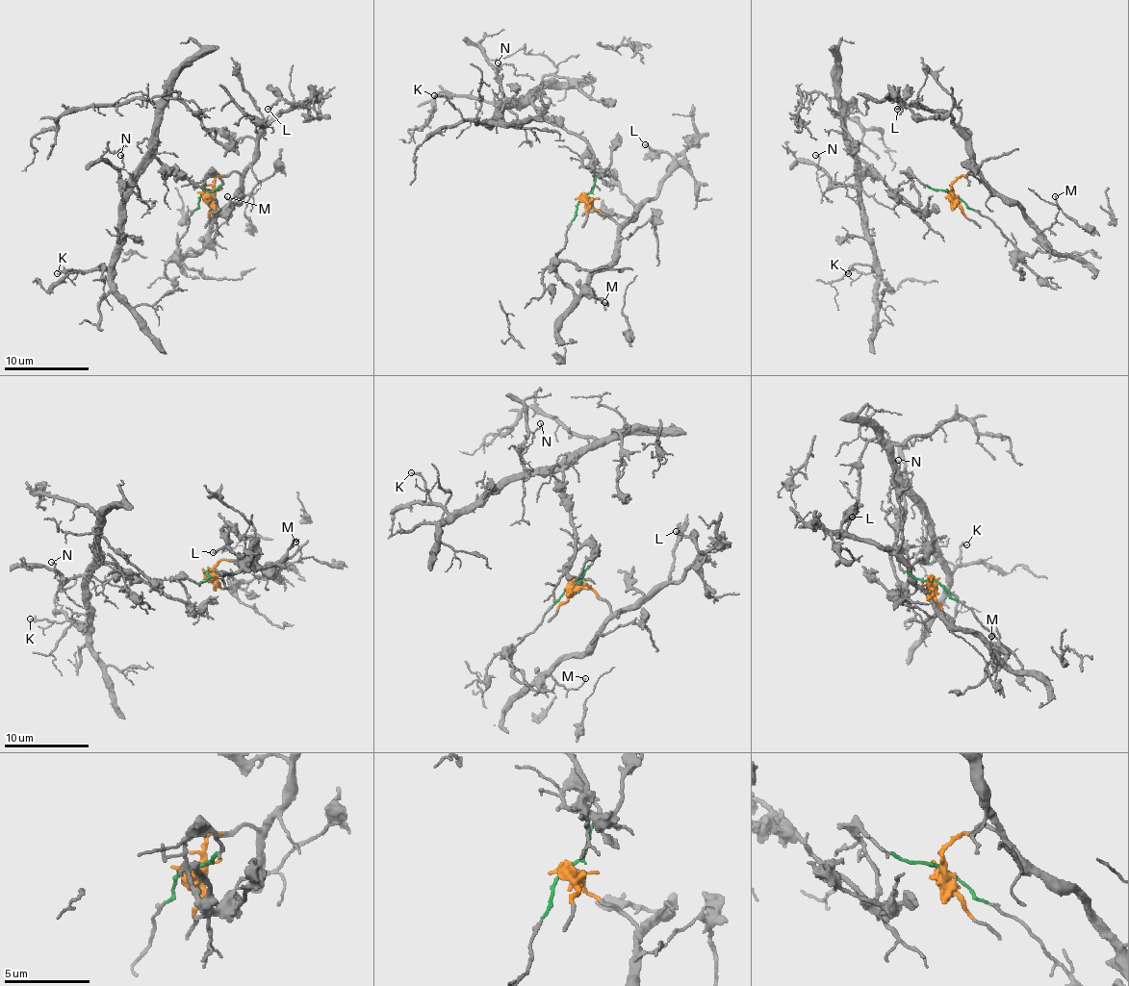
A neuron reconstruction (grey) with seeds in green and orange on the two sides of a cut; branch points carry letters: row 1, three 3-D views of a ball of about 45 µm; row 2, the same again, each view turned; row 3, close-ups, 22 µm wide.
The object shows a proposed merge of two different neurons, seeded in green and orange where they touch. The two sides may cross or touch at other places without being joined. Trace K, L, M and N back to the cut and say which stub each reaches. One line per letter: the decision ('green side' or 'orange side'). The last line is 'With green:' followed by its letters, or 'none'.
K: green side
L: orange side
M: orange side
N: green side
With green: K, N

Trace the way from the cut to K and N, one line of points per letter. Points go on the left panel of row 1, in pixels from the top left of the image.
K: (205, 193), (222, 183), (216, 174), (205, 181), (212, 208), (154, 157), (107, 267), (56, 274)
N: (205, 193), (222, 183), (216, 174), (205, 181), (212, 208), (203, 189), (154, 157), (124, 185), (120, 155)

